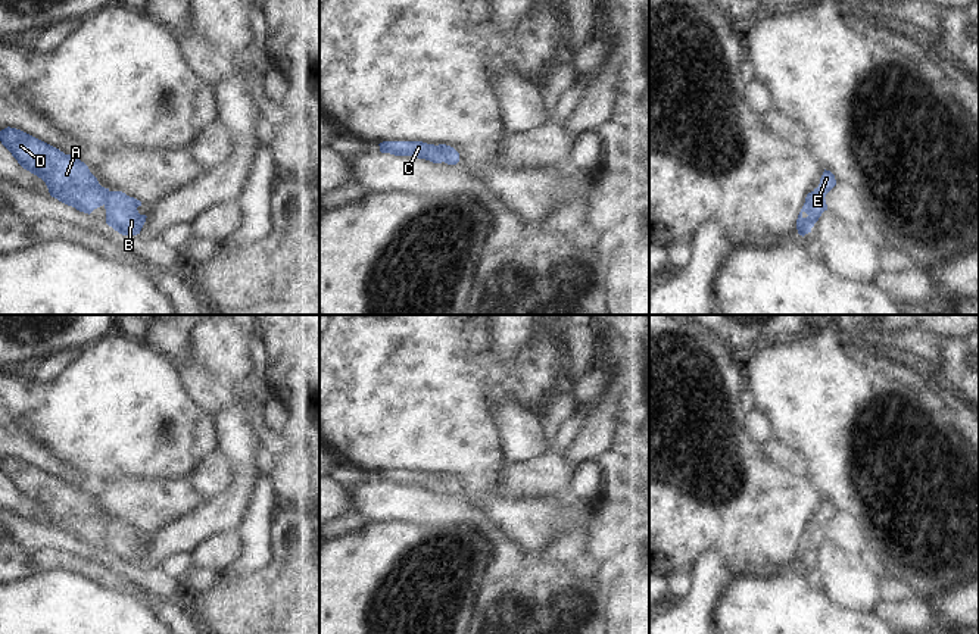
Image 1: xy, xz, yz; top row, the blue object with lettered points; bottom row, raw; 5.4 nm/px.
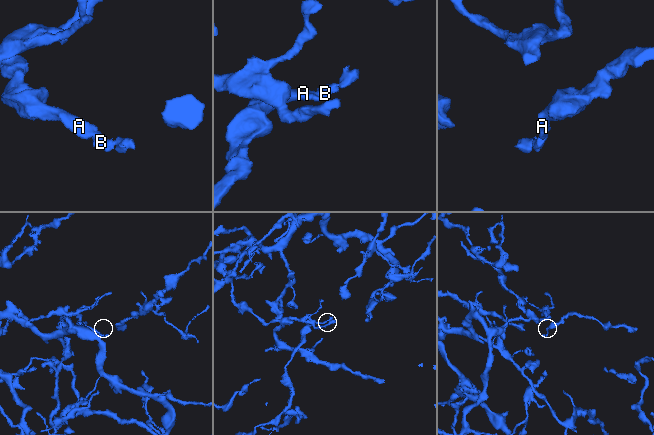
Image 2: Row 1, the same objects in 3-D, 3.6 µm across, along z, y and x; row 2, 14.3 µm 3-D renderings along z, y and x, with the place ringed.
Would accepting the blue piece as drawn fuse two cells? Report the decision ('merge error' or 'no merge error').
no merge error

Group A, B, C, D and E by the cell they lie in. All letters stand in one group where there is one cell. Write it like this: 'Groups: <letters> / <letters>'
Groups: A B C D E.

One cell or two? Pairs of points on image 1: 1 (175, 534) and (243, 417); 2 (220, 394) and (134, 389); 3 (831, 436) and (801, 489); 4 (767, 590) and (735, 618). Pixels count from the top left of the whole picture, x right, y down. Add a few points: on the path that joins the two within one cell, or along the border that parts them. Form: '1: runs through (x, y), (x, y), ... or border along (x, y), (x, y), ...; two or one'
1: runs through (209, 518), (242, 486), (242, 450); one
2: border along (180, 367), (180, 381), (187, 394), (214, 414); two
3: border along (808, 474), (825, 497); two
4: runs through (760, 597), (742, 615); one

